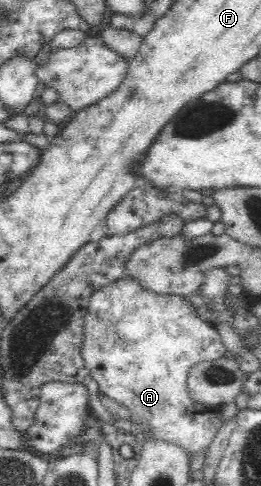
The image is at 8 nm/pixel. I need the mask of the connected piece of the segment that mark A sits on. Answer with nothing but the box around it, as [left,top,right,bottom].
[81,276,226,458]

